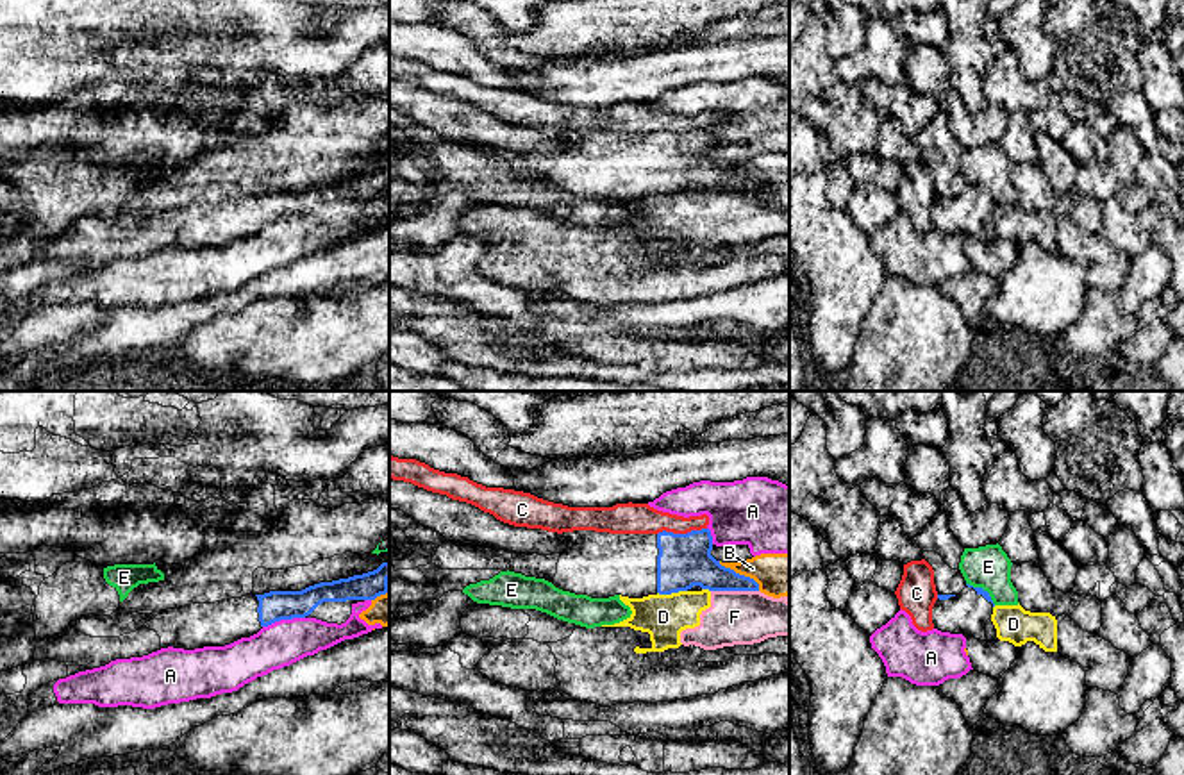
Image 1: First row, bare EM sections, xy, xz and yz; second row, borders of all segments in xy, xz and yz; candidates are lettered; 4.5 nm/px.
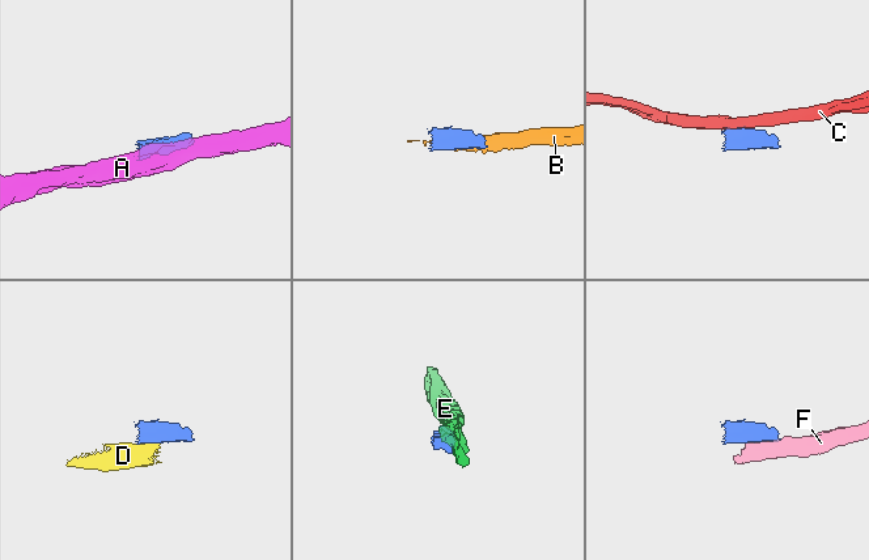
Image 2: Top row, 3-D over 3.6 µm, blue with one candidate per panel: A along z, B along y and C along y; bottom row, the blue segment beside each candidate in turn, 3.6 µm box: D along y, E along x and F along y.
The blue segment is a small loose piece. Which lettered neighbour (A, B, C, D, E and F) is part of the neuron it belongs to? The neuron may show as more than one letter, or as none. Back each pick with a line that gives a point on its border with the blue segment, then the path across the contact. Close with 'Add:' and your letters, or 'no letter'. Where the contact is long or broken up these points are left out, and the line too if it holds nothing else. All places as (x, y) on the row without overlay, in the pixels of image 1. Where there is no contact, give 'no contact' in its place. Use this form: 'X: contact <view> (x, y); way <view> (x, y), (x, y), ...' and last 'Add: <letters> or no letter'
Add: no letter

